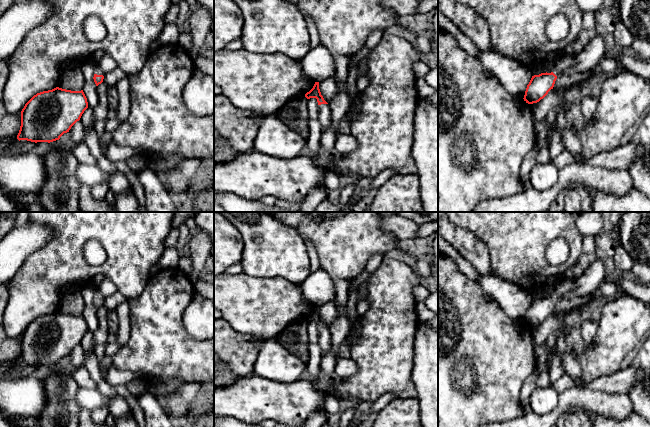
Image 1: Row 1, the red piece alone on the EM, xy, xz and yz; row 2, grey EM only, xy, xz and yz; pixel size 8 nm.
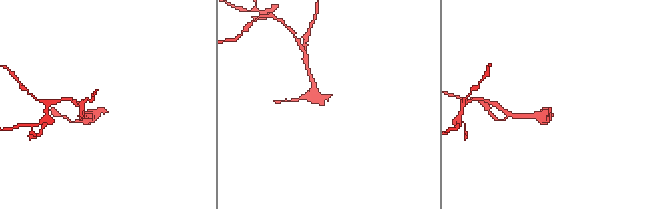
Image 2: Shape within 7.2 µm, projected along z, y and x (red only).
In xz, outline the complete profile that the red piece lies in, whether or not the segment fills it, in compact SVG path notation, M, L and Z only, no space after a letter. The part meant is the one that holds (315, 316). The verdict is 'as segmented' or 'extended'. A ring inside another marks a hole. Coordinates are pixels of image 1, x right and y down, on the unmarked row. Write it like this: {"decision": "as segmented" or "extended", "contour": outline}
{"decision": "extended", "contour": "M315 306L313 312L305 318L307 323L316 322L319 331L319 346L321 357L324 356L331 348L331 333L329 328L324 324L319 313L319 306Z"}

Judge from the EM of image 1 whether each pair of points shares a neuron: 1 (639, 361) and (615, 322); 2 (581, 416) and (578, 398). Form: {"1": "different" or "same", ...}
{"1": "different", "2": "different"}

